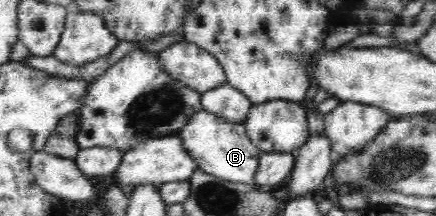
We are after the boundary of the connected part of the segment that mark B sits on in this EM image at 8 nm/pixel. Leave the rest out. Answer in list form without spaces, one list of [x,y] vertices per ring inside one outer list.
[[[201,109],[193,115],[193,119],[187,125],[180,127],[177,134],[183,138],[187,152],[205,173],[231,182],[253,184],[262,152],[249,139],[243,122],[228,122],[218,118],[214,113]]]

